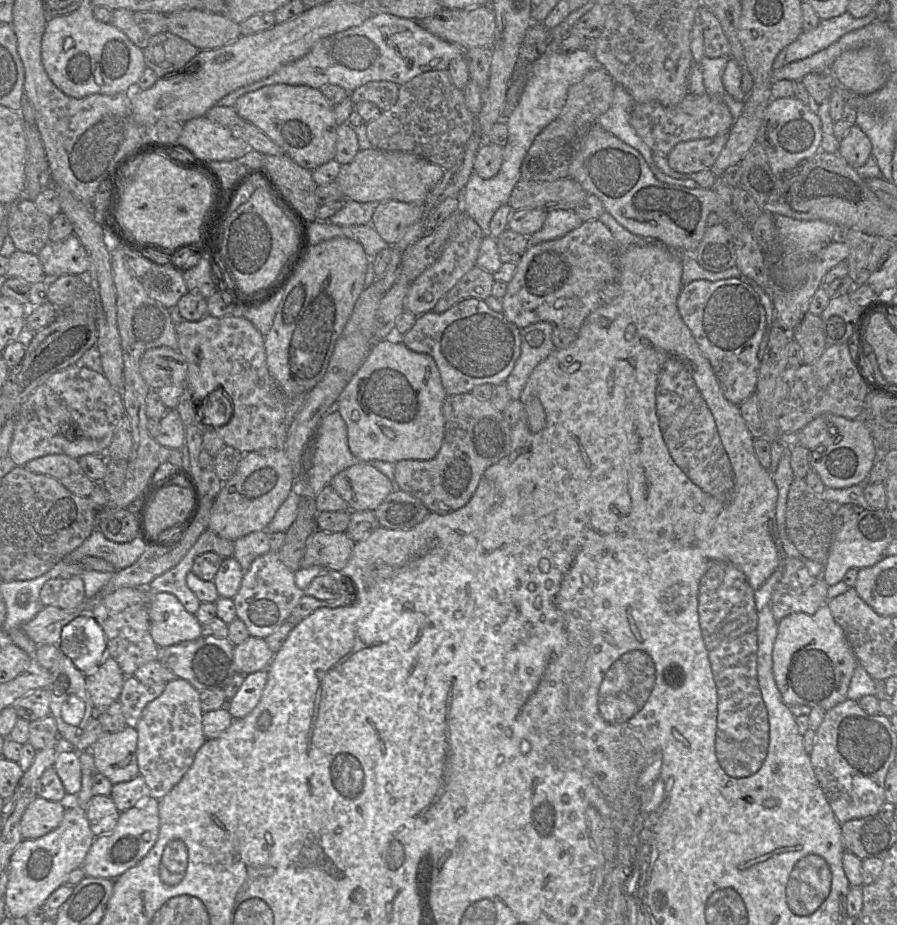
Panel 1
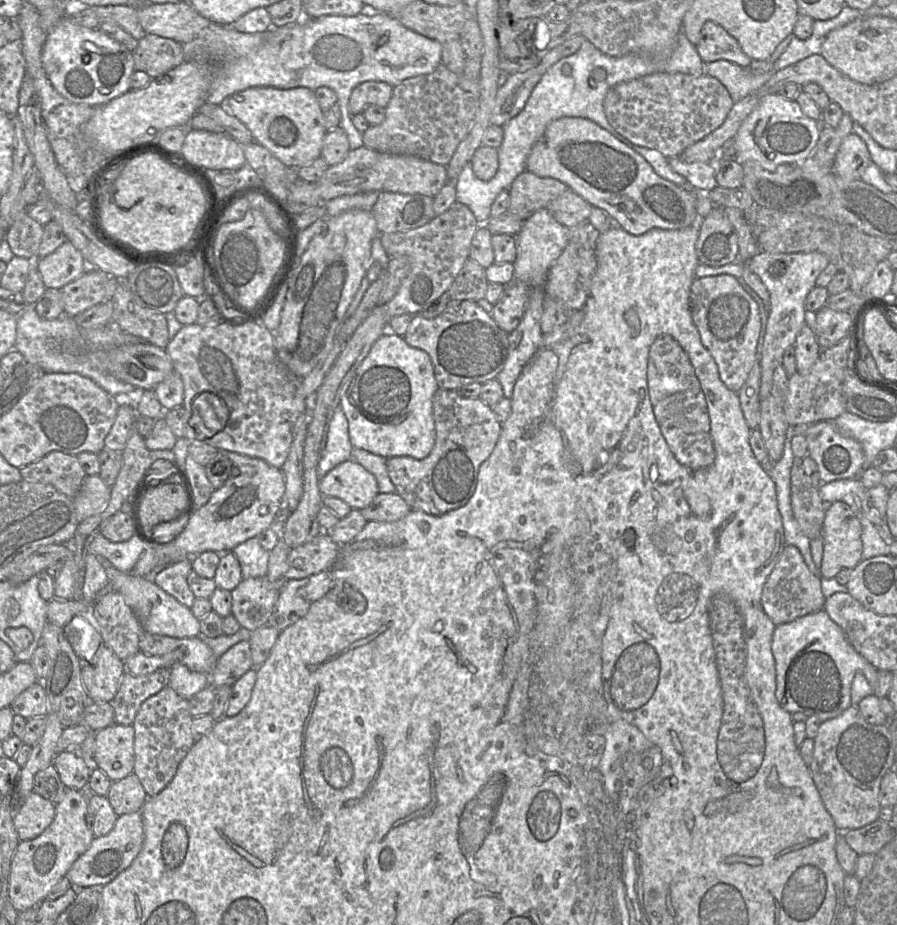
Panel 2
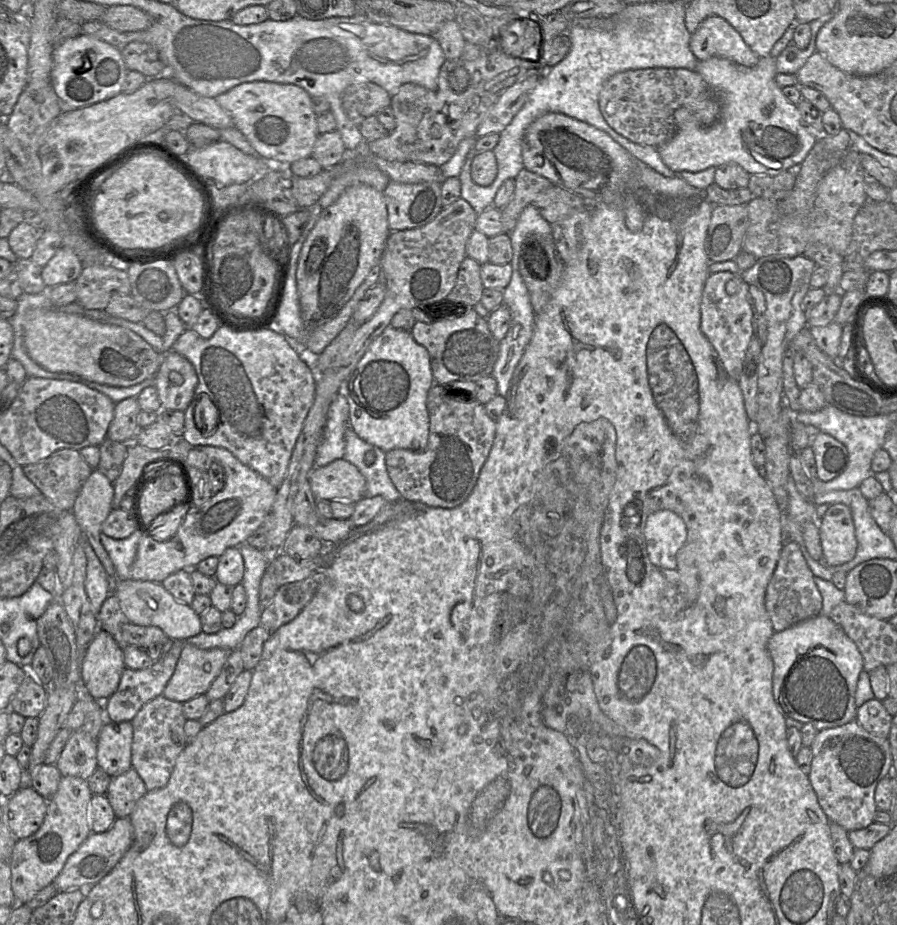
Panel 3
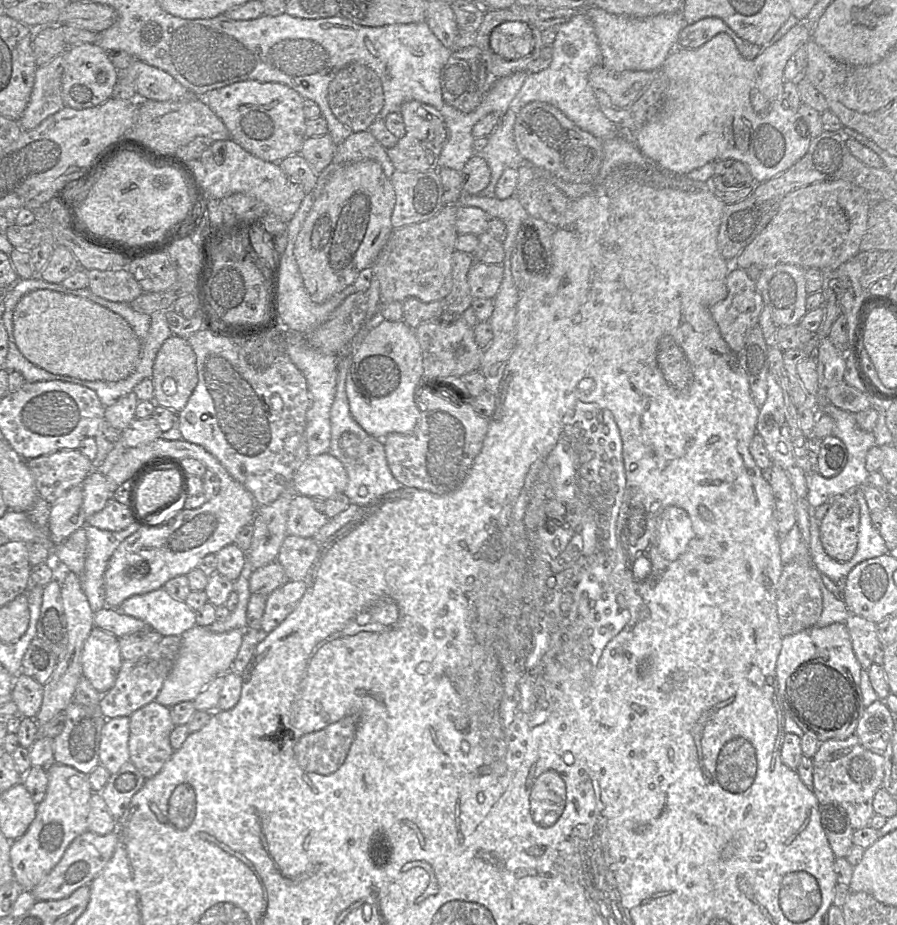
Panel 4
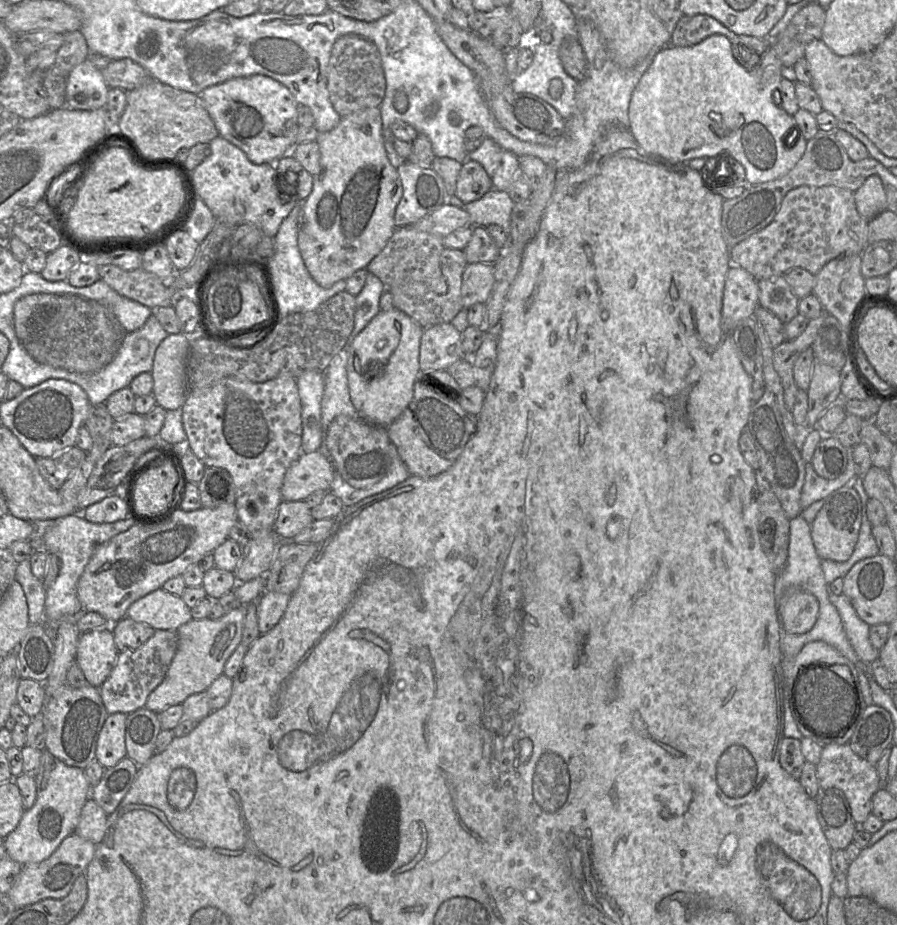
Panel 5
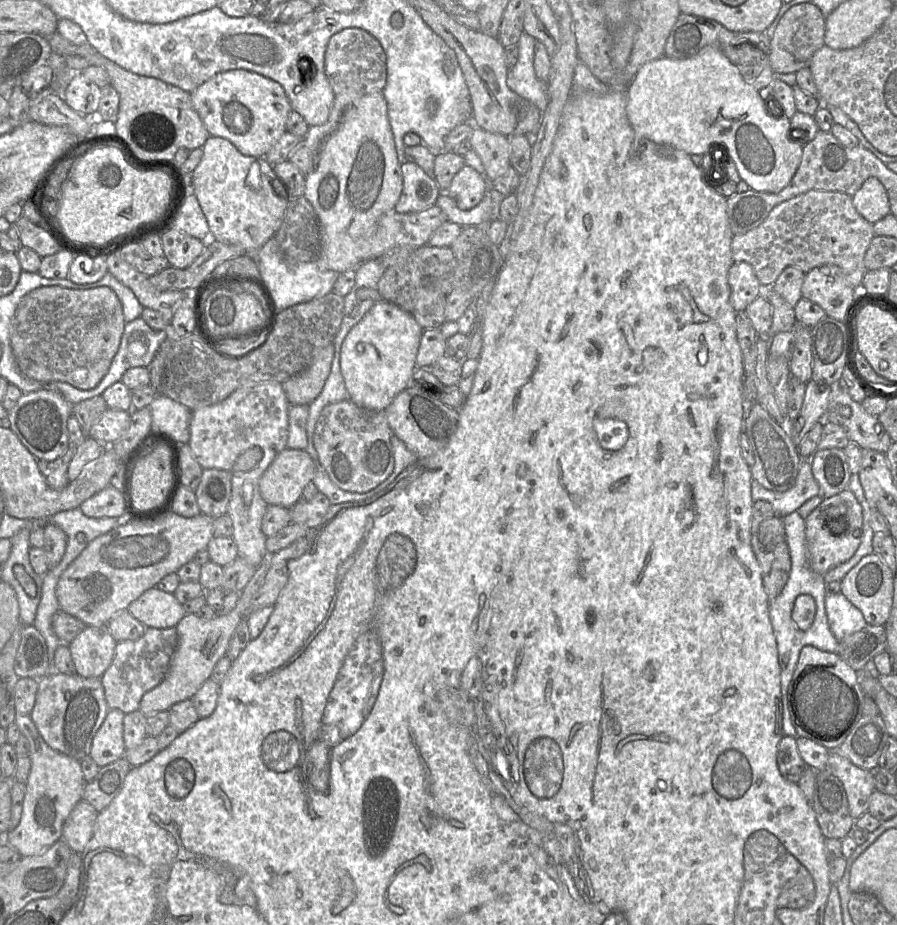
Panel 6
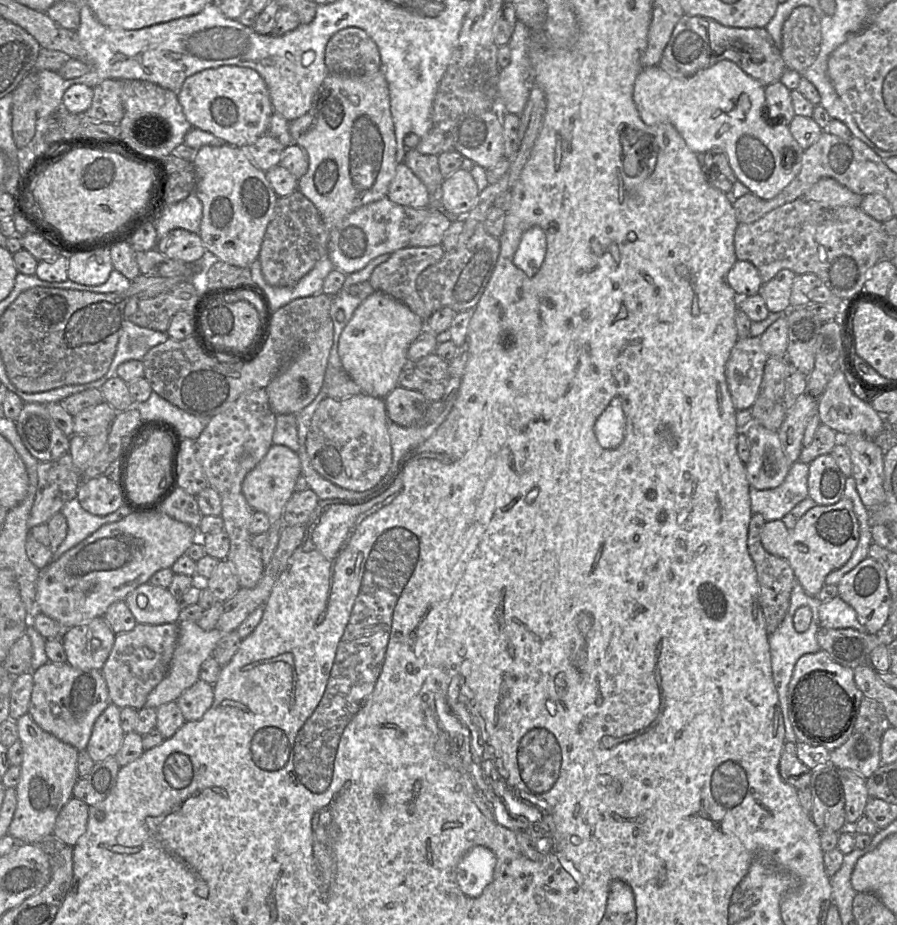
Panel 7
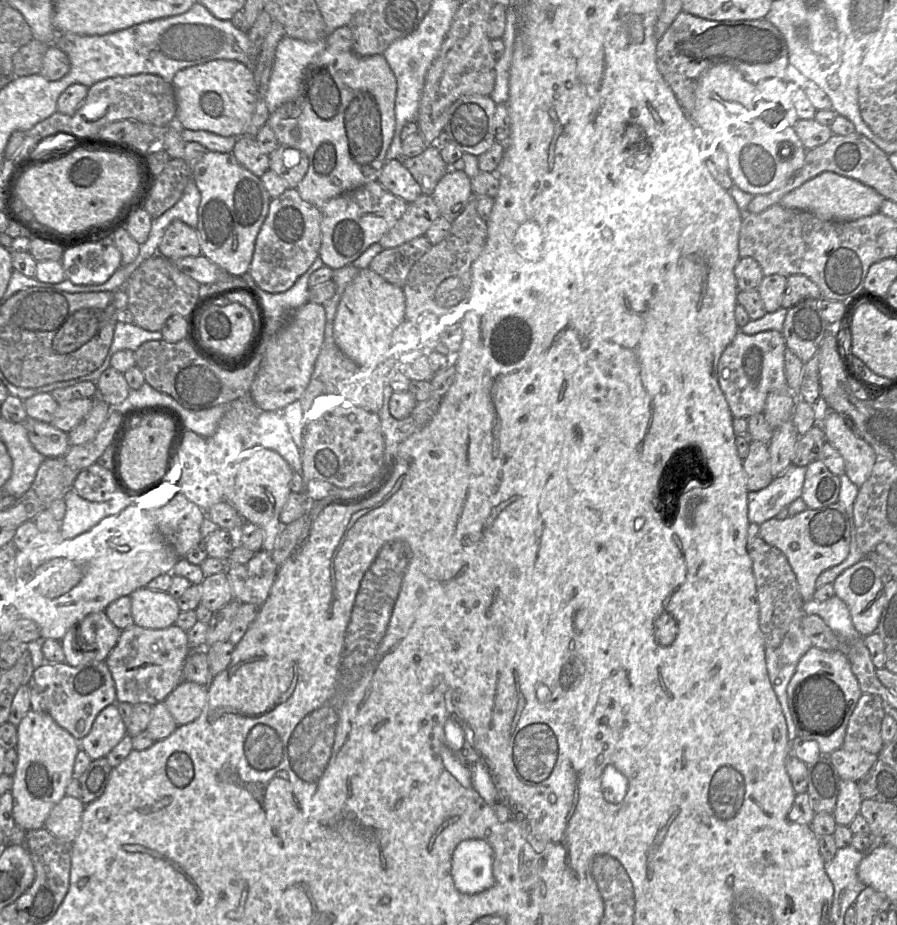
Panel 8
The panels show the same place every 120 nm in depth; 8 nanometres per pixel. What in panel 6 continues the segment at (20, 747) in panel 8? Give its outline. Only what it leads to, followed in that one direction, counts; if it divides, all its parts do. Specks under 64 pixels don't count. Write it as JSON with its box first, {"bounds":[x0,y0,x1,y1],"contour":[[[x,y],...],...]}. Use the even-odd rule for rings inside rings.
{"bounds":[5,713,86,857],"contour":[[[16,713],[15,723],[29,741],[31,770],[26,781],[21,819],[14,829],[5,834],[5,841],[22,857],[35,856],[62,837],[62,828],[67,817],[83,799],[86,781],[80,761],[52,749],[41,736],[30,715]]]}

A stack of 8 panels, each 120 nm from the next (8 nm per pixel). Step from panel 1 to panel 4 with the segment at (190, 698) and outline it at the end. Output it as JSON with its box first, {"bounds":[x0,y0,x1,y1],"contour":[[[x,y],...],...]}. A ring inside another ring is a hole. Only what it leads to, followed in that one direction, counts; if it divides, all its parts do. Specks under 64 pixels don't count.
{"bounds":[128,701,175,779],"contour":[[[152,701],[133,712],[129,719],[128,748],[130,761],[146,779],[151,778],[161,770],[165,762],[174,753],[174,749],[170,745],[170,734],[175,727],[171,719],[171,710],[169,707]]]}

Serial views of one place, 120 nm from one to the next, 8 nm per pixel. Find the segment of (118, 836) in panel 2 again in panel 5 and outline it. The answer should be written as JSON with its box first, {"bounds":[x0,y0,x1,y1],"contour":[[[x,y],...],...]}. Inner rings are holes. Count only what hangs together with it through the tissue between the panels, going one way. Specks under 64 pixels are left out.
{"bounds":[7,833,96,908],"contour":[[[76,833],[70,834],[47,859],[22,866],[20,874],[7,893],[8,897],[17,908],[46,898],[64,898],[70,893],[75,880],[85,874],[95,850],[96,845],[91,841]]]}

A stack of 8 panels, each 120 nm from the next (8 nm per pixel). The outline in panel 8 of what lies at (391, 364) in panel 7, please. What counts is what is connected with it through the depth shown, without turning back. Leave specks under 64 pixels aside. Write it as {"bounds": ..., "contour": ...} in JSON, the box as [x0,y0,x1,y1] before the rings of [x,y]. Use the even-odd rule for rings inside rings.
{"bounds":[334,267,405,367],"contour":[[[369,267],[360,269],[347,285],[334,320],[334,340],[350,360],[361,367],[375,367],[390,357],[392,335],[405,321],[403,289],[387,282]]]}

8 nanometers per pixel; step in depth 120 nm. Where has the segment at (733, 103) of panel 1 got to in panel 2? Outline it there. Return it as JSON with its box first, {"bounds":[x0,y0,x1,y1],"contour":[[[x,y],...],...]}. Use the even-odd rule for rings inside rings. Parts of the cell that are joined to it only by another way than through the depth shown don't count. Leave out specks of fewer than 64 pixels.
{"bounds":[704,60,773,102],"contour":[[[727,60],[704,63],[704,73],[716,78],[738,102],[765,85],[773,72],[754,72]]]}

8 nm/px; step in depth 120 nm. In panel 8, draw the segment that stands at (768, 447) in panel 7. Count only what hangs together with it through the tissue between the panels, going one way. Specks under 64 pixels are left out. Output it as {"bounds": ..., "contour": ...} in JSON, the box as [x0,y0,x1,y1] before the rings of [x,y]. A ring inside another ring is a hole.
{"bounds":[743,441,774,492],"contour":[[[751,441],[748,456],[743,461],[743,468],[749,491],[756,492],[767,487],[774,479],[771,473],[768,444]]]}

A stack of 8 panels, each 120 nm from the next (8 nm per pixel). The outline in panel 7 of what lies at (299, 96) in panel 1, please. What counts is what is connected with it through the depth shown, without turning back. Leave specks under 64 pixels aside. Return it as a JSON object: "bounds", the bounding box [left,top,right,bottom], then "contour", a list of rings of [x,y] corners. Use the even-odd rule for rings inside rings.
{"bounds":[178,65,274,147],"contour":[[[235,65],[208,68],[189,76],[178,92],[178,100],[187,120],[194,128],[210,132],[237,147],[248,146],[265,134],[274,113],[268,88],[259,73],[251,68]]]}

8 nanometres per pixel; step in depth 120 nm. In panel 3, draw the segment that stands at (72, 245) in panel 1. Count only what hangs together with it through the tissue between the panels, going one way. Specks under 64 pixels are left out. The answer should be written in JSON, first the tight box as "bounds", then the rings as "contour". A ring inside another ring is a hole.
{"bounds":[41,246,84,287],"contour":[[[62,246],[42,267],[41,276],[47,287],[75,282],[84,265],[72,249]]]}

